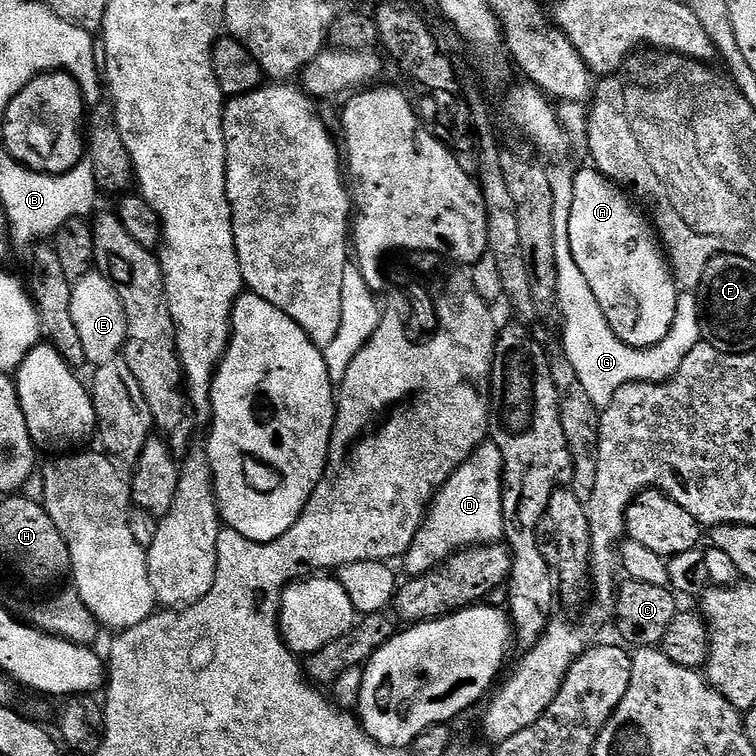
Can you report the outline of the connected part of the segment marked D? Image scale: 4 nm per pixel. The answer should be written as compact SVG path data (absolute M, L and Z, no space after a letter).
M491 442L481 444L453 472L451 478L437 491L420 533L402 557L402 563L412 571L413 577L423 576L462 548L471 548L474 544L494 544L505 539L502 480L500 484L503 472L506 472L506 457L501 445Z

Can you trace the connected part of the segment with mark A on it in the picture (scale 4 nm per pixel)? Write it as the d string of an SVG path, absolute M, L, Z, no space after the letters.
M581 167L574 178L570 250L589 280L605 318L629 347L655 349L667 341L677 309L678 285L648 220L599 168Z

